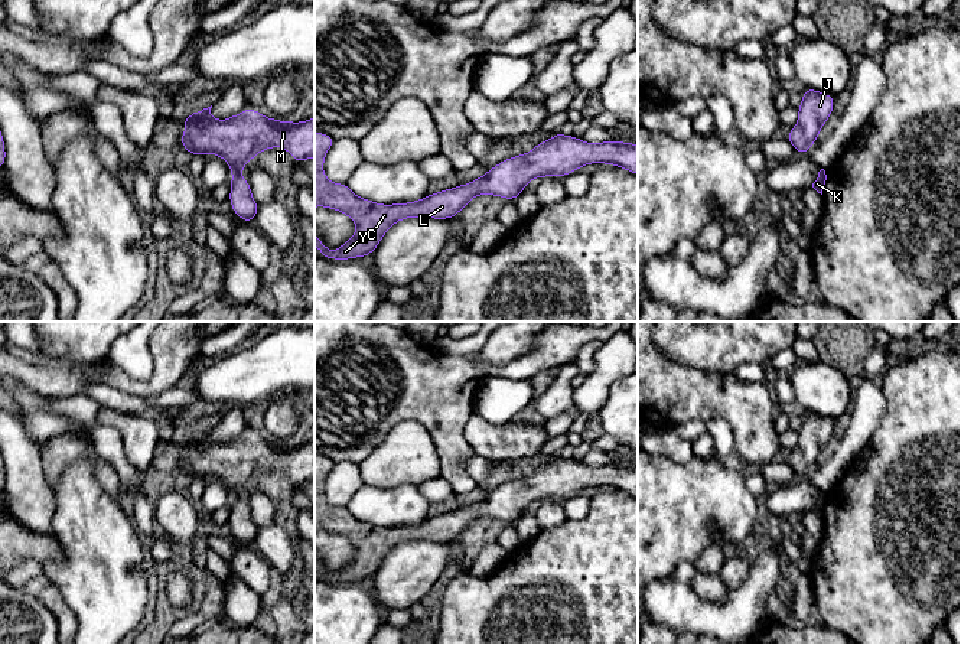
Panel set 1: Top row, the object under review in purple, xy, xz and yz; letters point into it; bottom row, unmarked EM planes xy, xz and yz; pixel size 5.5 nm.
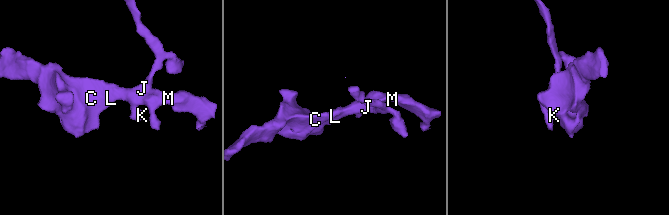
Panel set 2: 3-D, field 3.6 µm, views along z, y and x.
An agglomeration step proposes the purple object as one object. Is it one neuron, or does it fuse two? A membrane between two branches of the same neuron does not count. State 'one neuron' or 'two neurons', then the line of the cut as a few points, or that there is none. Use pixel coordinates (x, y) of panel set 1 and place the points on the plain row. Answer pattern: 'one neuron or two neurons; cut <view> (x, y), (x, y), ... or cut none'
one neuron; cut none

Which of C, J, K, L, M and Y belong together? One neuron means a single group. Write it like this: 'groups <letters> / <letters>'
groups C J K L M Y

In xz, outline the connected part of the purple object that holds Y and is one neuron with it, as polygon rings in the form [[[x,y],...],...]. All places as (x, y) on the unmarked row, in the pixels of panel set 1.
[[[315,455],[315,531],[325,530],[348,538],[356,554],[336,574],[330,574],[315,556],[315,570],[328,583],[351,583],[374,576],[385,556],[405,541],[450,543],[475,519],[493,518],[517,522],[530,504],[566,499],[592,486],[619,489],[638,498],[638,468],[623,465],[586,466],[574,459],[556,456],[531,475],[502,483],[482,501],[427,518],[416,525],[375,527],[356,519],[346,506],[332,506],[323,496],[326,475],[335,462]]]

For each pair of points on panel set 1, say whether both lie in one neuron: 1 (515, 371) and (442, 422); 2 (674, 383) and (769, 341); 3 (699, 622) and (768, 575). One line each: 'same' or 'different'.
1: same
2: different
3: same

